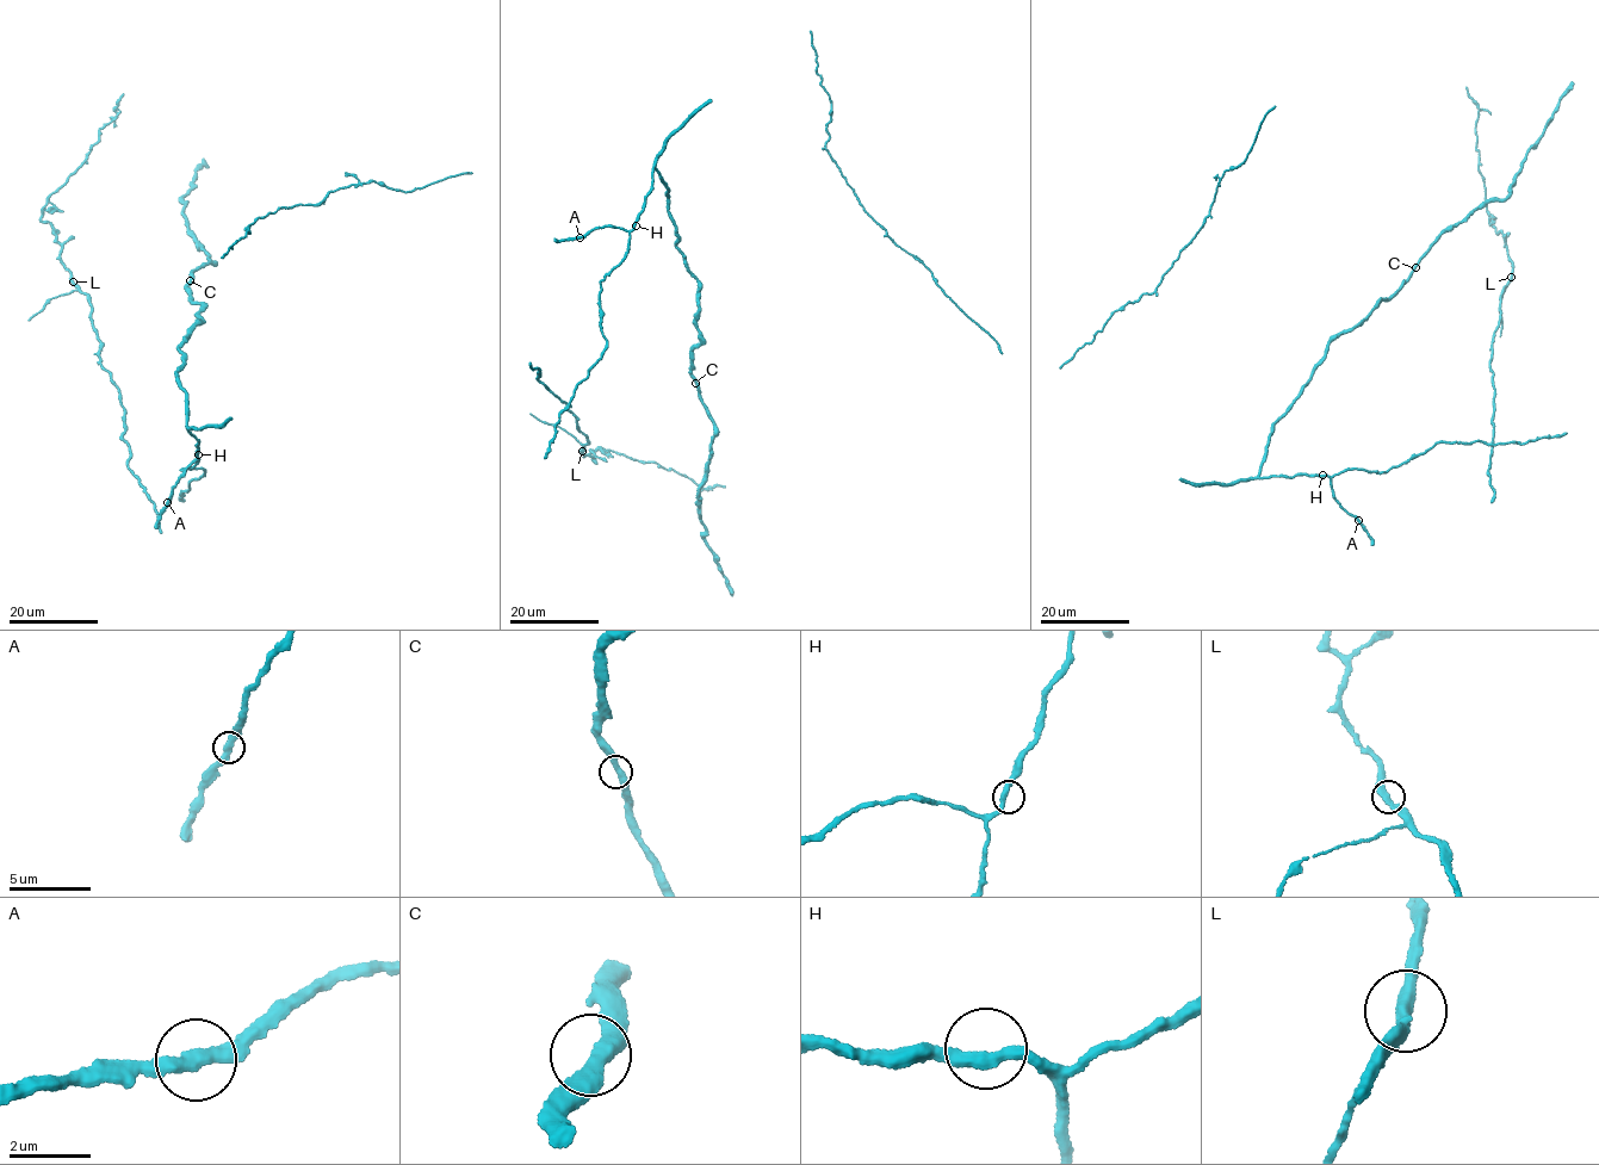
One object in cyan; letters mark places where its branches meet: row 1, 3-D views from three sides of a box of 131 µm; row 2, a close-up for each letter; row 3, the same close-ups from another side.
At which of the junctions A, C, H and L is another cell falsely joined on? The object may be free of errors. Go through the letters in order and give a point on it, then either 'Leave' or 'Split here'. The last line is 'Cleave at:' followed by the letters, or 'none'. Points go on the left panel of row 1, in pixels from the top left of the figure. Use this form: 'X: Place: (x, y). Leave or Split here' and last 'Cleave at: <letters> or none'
A: Place: (167, 502). Leave
C: Place: (190, 280). Leave
H: Place: (198, 454). Leave
L: Place: (73, 282). Leave
Cleave at: none

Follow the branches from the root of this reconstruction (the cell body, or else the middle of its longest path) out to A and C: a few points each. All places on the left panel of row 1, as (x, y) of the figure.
A: (196, 459), (177, 481), (167, 502)
C: (196, 459), (198, 440), (186, 428), (185, 390), (177, 372), (184, 363), (179, 345), (203, 322), (190, 280)

